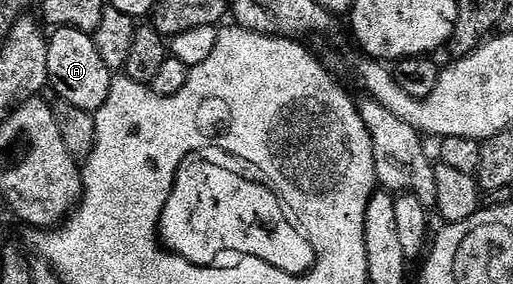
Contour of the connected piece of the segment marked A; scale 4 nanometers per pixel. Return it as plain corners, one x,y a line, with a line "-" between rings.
60,26
49,35
48,41
49,89
54,89
61,101
76,104
76,108
97,112
110,95
112,71
108,64
104,64
93,37
76,28

